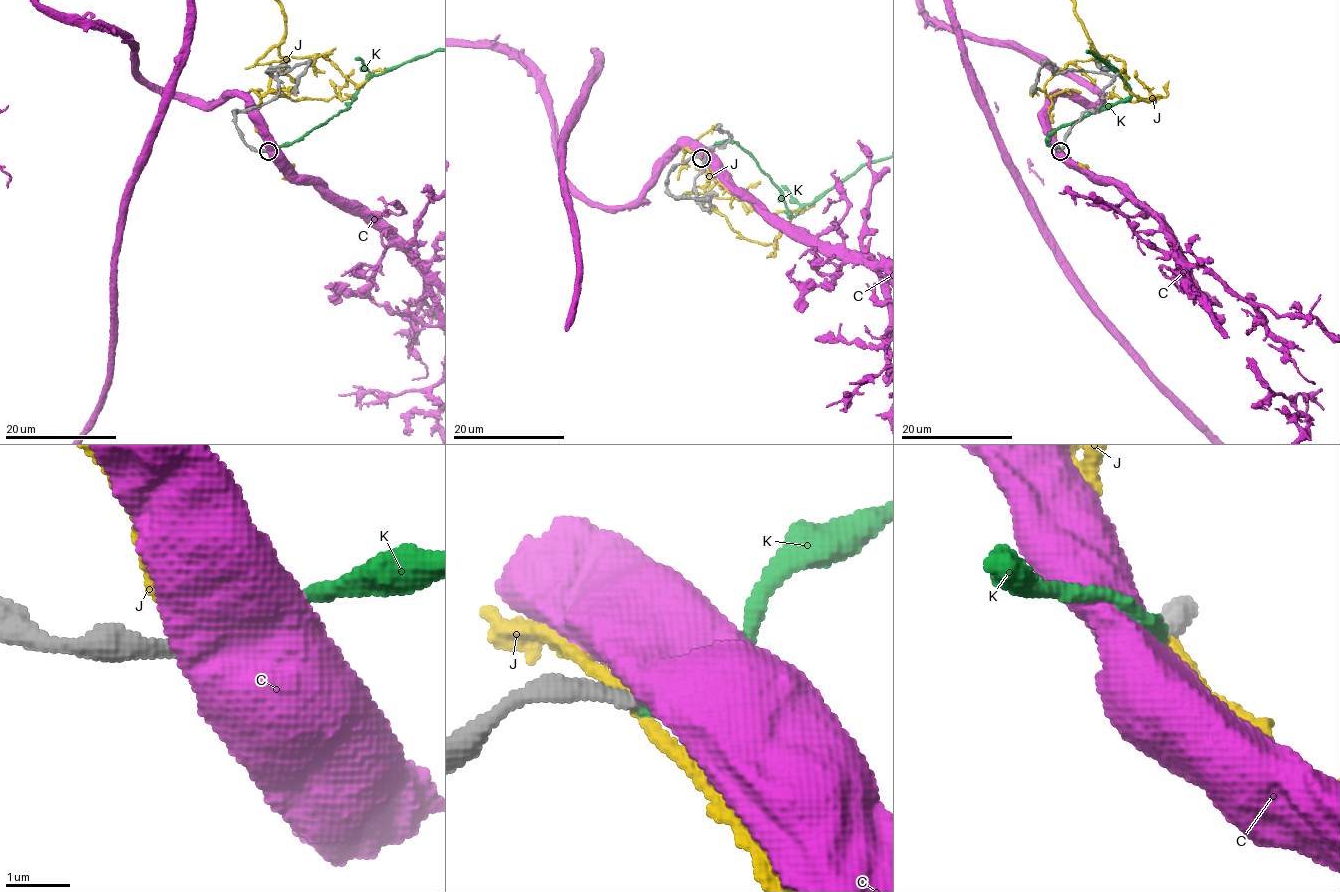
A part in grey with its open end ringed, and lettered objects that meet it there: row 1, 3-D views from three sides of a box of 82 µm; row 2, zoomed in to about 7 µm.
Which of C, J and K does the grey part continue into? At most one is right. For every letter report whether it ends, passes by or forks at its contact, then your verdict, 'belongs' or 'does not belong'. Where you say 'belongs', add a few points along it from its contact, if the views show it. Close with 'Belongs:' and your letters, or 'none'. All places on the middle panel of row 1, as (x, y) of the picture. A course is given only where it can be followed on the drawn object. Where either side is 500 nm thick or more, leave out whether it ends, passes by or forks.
C: does not belong
J: it passes by; does not belong
K: it ends there; belongs
Belongs: K

